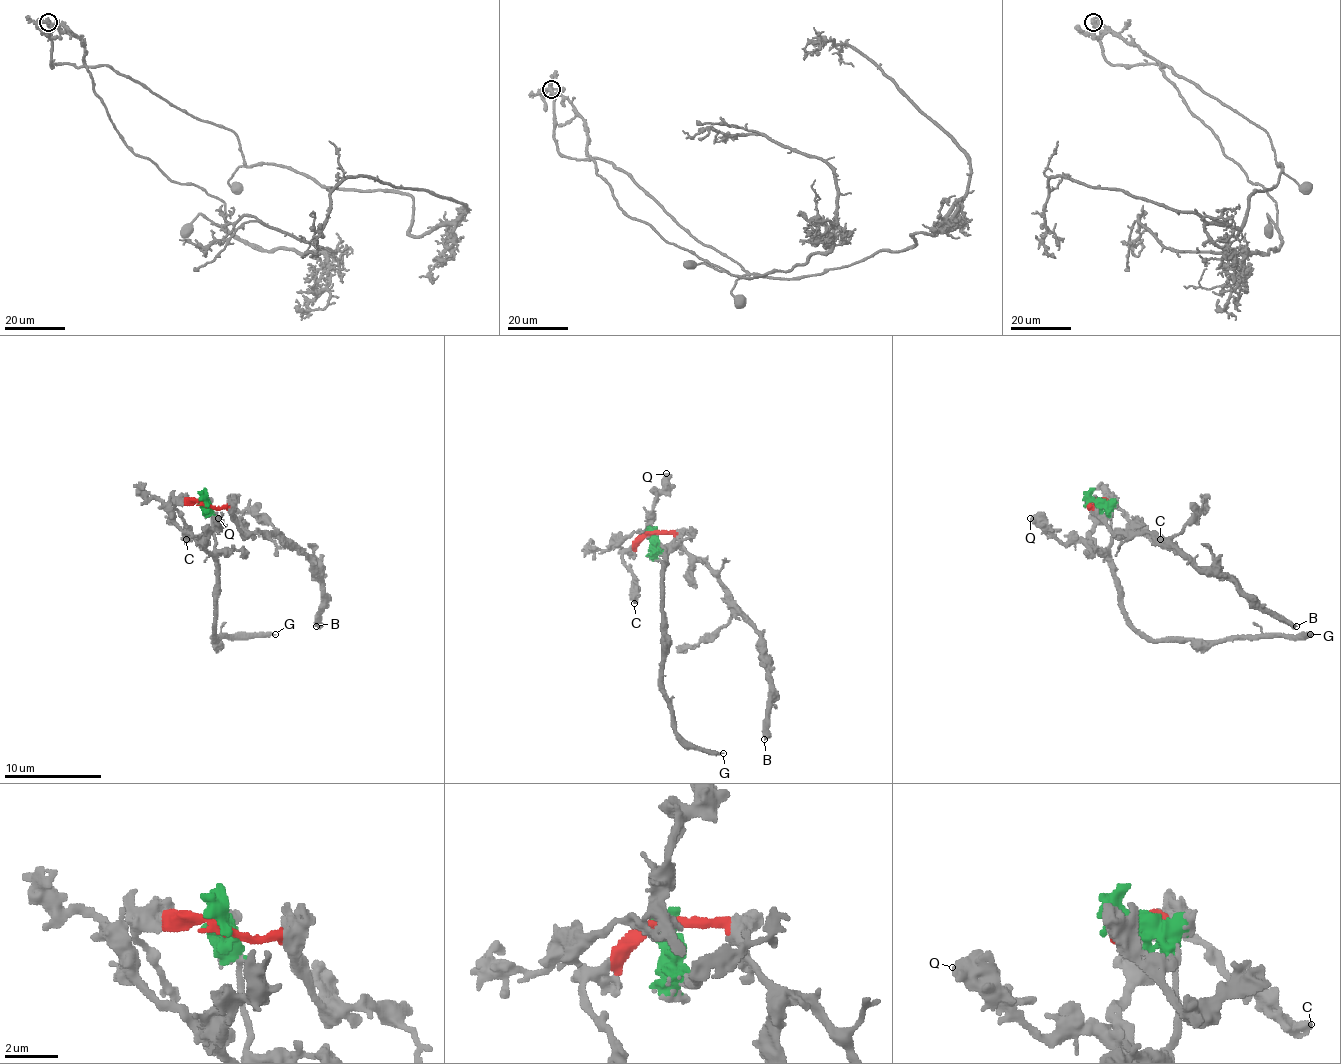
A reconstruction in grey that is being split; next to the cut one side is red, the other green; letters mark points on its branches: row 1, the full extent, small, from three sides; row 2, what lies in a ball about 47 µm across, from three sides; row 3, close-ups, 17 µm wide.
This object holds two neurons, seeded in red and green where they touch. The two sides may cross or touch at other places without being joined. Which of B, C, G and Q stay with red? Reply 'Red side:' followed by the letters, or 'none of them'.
Red side: B, C

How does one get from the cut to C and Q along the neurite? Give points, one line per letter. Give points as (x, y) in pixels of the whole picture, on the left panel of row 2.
C: (204, 502), (180, 502), (175, 507), (185, 523), (185, 538)
Q: (204, 502), (204, 509), (212, 519), (212, 553), (204, 543), (219, 519)

